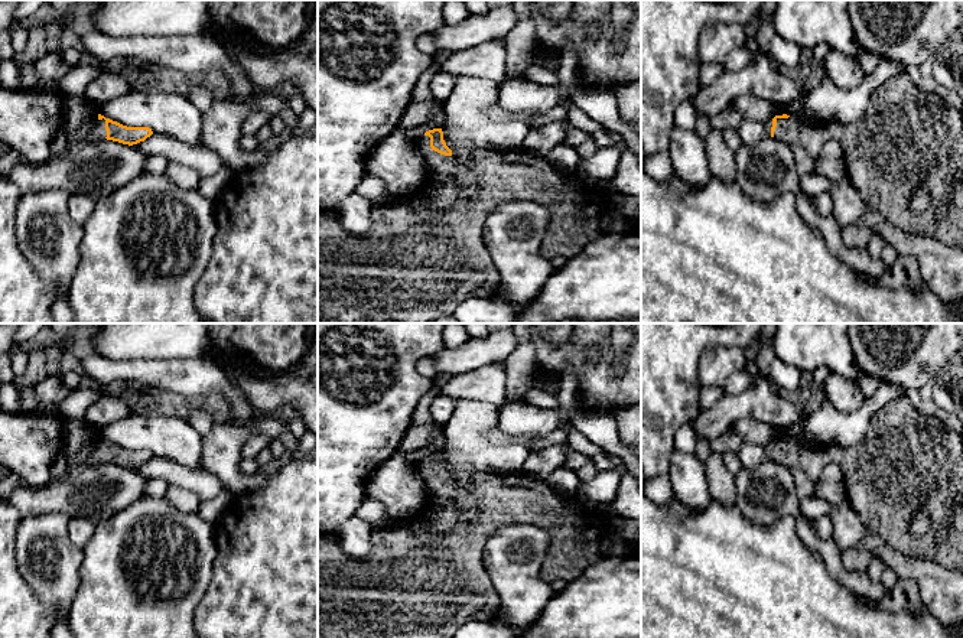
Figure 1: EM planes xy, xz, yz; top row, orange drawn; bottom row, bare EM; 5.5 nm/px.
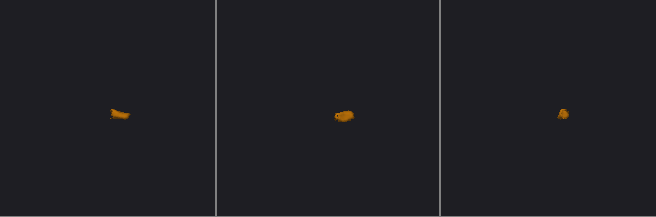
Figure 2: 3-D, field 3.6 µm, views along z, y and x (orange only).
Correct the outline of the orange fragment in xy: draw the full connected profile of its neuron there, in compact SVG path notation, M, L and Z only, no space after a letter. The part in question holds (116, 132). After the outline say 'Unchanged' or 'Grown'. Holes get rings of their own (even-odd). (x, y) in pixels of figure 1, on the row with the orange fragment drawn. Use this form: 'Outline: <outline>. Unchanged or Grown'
Outline: M98 114L98 123L95 128L79 141L88 144L88 143L107 139L107 140L133 146L140 141L144 141L152 134L153 131L149 127L127 127Z. Grown

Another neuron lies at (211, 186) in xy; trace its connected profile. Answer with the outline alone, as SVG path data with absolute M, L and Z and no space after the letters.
M224 163L219 172L215 173L214 176L201 178L196 191L205 198L215 201L224 191L232 173L234 170Z

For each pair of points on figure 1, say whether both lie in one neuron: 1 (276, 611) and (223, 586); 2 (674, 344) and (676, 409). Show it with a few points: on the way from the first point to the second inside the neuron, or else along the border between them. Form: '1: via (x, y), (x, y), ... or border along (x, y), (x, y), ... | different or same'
1: via (263, 598), (251, 586), (236, 586) | same
2: via (674, 360), (674, 393) | same

